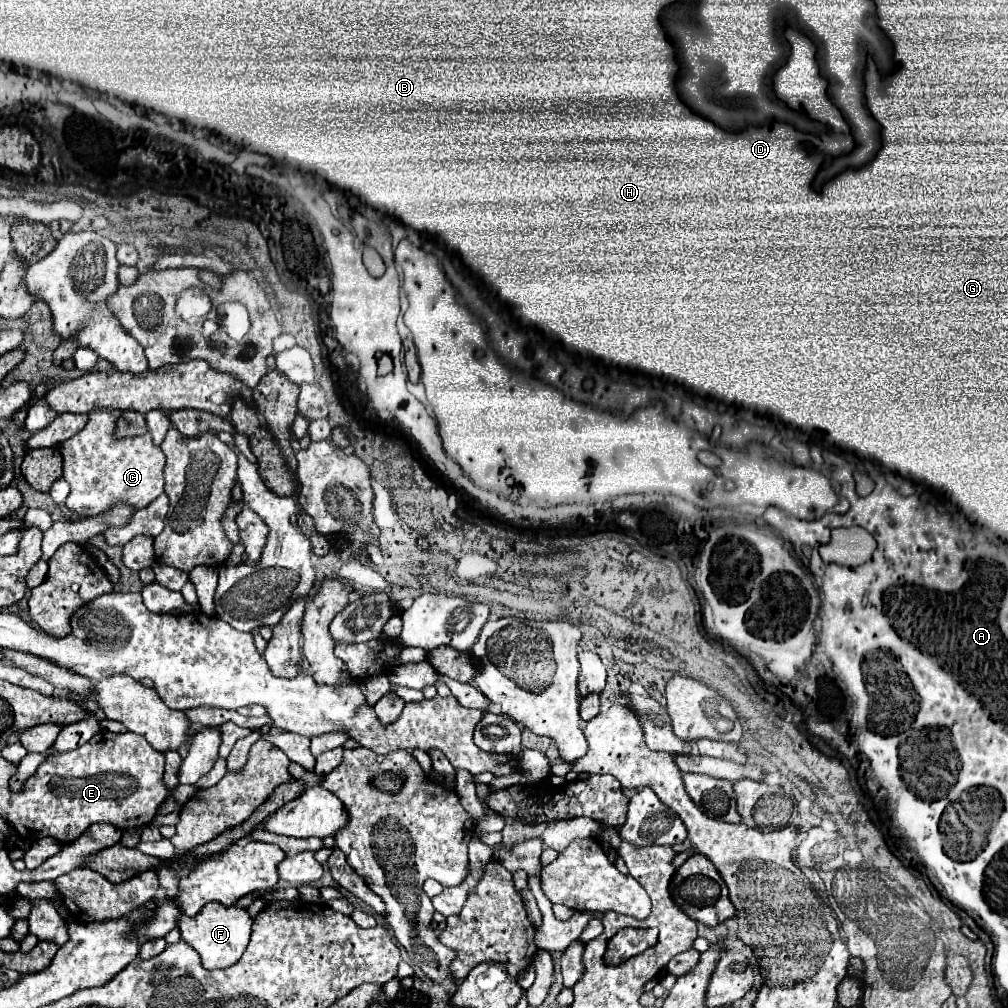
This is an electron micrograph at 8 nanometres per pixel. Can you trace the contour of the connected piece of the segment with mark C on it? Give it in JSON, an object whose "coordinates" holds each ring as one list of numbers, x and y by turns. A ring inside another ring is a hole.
{"coordinates":[[94,410,88,414,86,426,60,446,60,454,64,458,62,478,70,484,70,494,64,504,70,510,80,512,82,516,98,516,102,512,112,510,120,502,132,506,134,510,142,510,164,492,164,466,166,466,164,452,158,446,154,446,150,434,144,434,138,438,114,438,112,436,114,422,116,422,116,416,112,412]]}

